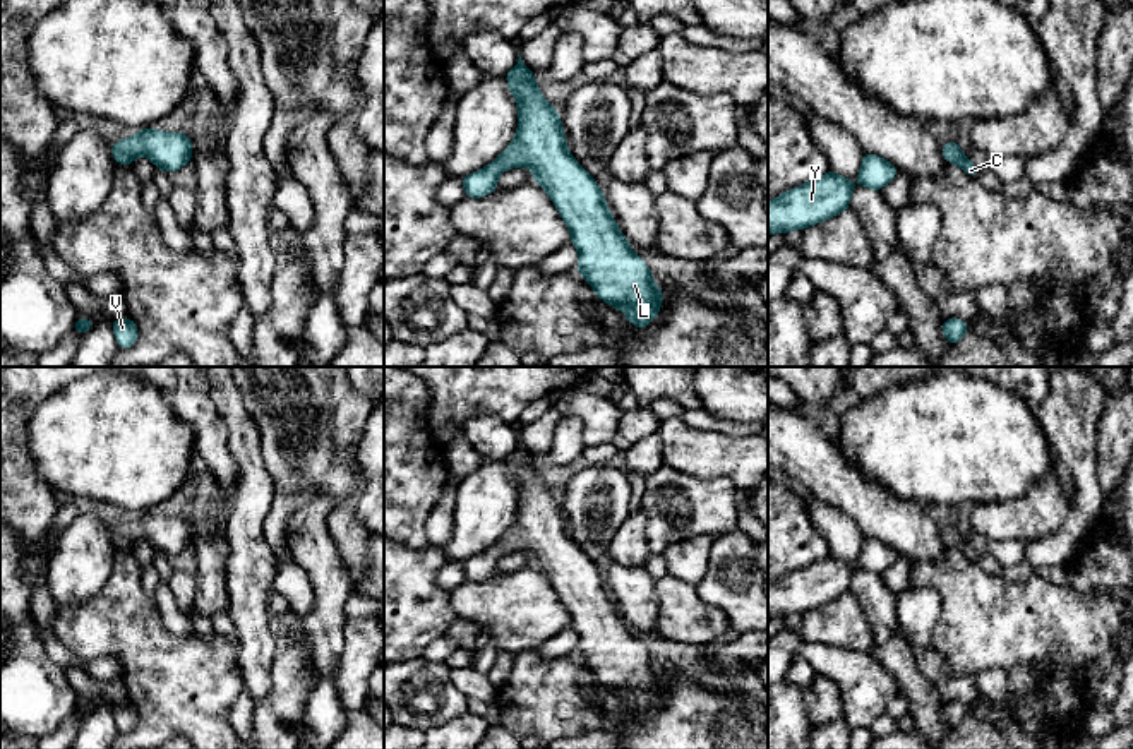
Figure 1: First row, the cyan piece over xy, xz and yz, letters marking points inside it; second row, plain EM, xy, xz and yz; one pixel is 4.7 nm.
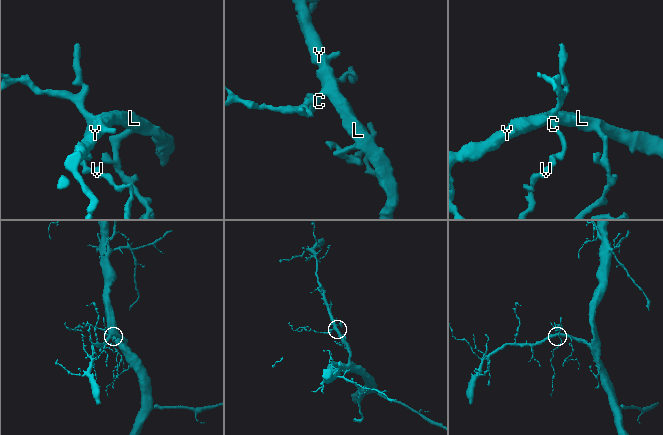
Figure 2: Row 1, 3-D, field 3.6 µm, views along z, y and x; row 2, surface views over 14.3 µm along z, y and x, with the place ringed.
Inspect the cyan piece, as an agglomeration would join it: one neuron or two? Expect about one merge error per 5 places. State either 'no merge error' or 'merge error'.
no merge error

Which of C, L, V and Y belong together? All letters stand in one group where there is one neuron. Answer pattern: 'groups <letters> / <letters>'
groups C L V Y

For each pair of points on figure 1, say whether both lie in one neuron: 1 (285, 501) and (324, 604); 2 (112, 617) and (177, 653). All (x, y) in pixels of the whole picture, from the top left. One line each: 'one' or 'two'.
1: two
2: one

